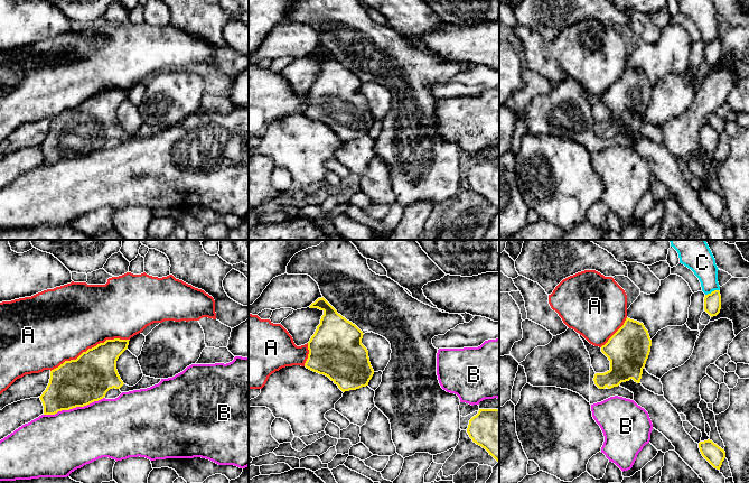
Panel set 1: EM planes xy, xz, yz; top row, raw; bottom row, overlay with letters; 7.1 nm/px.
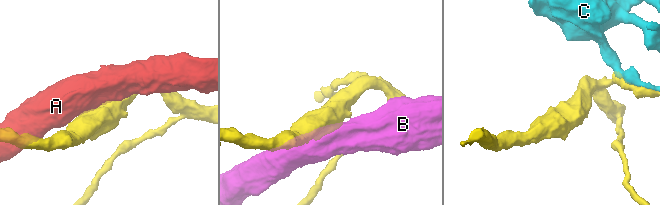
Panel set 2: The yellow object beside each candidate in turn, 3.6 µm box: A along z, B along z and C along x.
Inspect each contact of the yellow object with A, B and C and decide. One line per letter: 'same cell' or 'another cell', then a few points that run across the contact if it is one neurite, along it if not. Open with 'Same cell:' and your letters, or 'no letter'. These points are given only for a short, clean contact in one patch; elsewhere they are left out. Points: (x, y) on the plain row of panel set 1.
Same cell: no letter
A: another cell
B: another cell
C: another cell

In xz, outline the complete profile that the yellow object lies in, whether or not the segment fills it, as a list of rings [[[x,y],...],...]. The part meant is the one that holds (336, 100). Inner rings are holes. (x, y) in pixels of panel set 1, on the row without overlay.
[[[324,46],[309,56],[322,59],[324,64],[308,91],[305,115],[328,126],[343,141],[368,134],[374,119],[362,93],[363,81]]]

